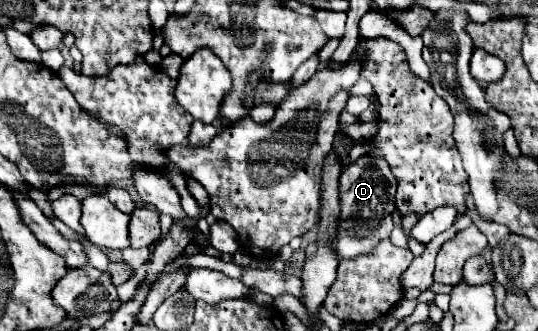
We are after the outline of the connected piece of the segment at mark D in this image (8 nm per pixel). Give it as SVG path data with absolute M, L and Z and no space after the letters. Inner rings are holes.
M365 154L347 164L339 182L341 212L347 212L347 220L341 218L339 240L335 240L335 248L339 252L339 258L347 260L363 252L371 252L371 248L375 248L375 244L383 238L383 232L387 232L387 228L393 226L391 214L395 210L397 180L383 158L373 158Z

